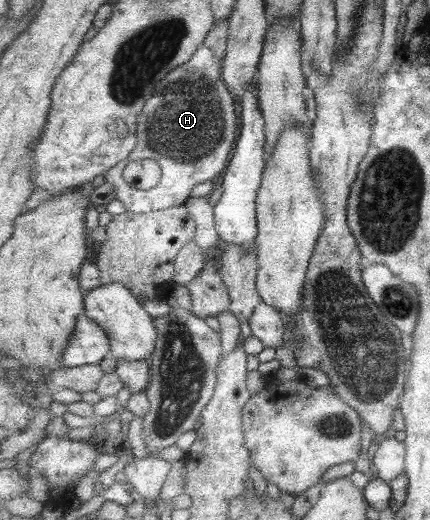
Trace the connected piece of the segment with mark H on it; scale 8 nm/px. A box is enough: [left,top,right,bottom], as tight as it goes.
[104,45,237,214]

